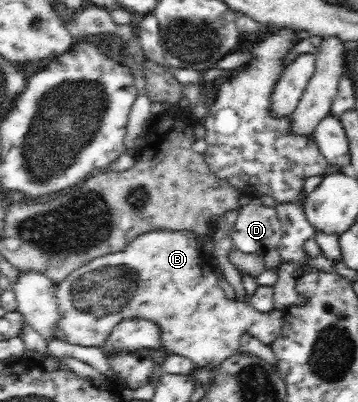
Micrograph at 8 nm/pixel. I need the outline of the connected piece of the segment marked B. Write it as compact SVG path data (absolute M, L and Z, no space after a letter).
M155 228L134 238L122 251L91 259L71 271L70 275L57 284L56 301L58 304L58 328L67 341L74 345L100 347L114 326L128 319L146 319L158 326L160 347L169 354L191 359L198 369L212 370L234 355L238 341L244 331L250 332L263 344L271 345L282 333L285 311L274 309L263 313L250 302L226 298L222 286L212 268L211 256L202 253L199 237L193 231L180 229Z

